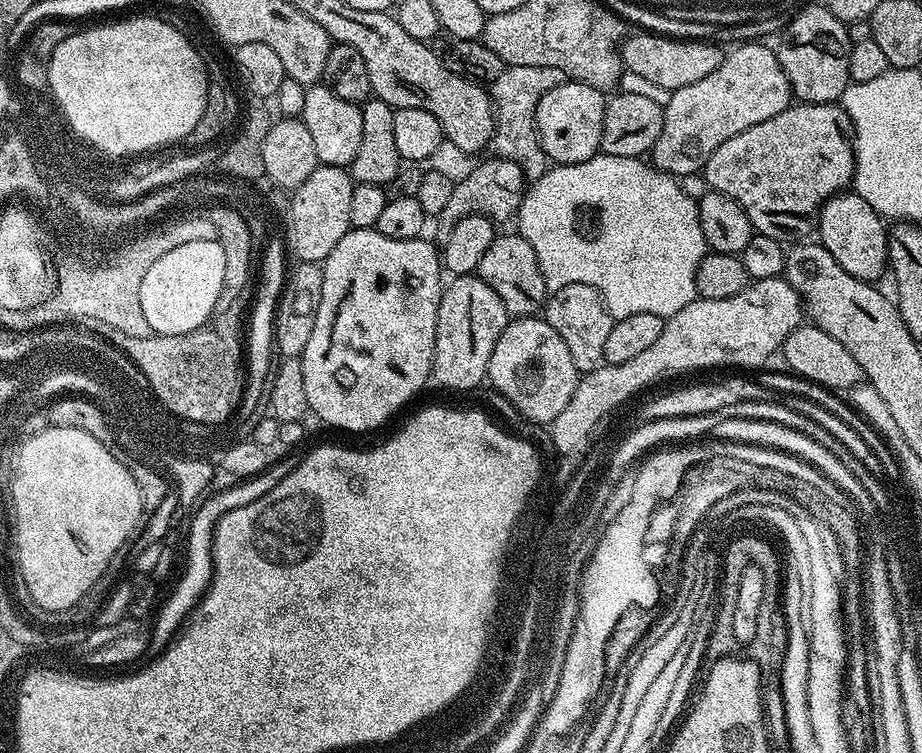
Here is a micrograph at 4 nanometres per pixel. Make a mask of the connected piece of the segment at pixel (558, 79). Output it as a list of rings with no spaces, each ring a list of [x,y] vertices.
[[[510,64],[505,67],[502,74],[498,74],[496,80],[491,81],[490,95],[496,114],[496,128],[492,131],[491,151],[496,151],[493,153],[499,159],[517,164],[524,172],[525,181],[531,182],[542,178],[542,174],[550,167],[548,155],[542,150],[540,139],[536,133],[536,111],[538,110],[538,102],[542,102],[542,94],[546,94],[546,90],[554,90],[554,86],[565,83],[565,80],[564,72],[554,66],[514,66]]]

